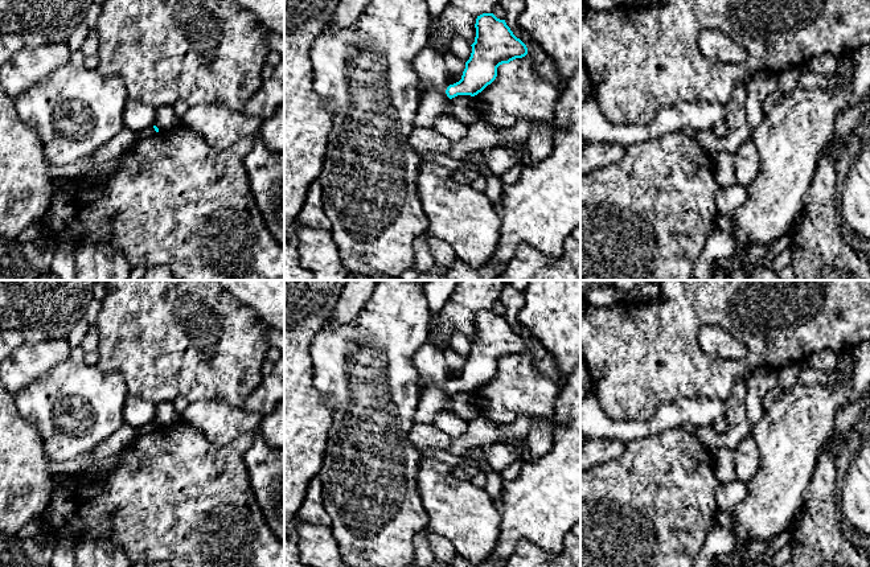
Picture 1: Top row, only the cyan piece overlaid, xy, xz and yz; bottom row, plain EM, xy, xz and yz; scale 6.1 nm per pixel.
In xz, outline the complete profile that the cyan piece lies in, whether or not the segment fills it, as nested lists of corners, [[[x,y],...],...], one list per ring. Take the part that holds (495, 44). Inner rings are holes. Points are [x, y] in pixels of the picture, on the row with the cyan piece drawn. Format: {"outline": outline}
{"outline": [[[493,13],[477,16],[475,28],[472,53],[461,79],[446,90],[450,99],[457,95],[477,95],[496,79],[500,65],[528,54],[526,45],[513,34],[505,20]]]}

